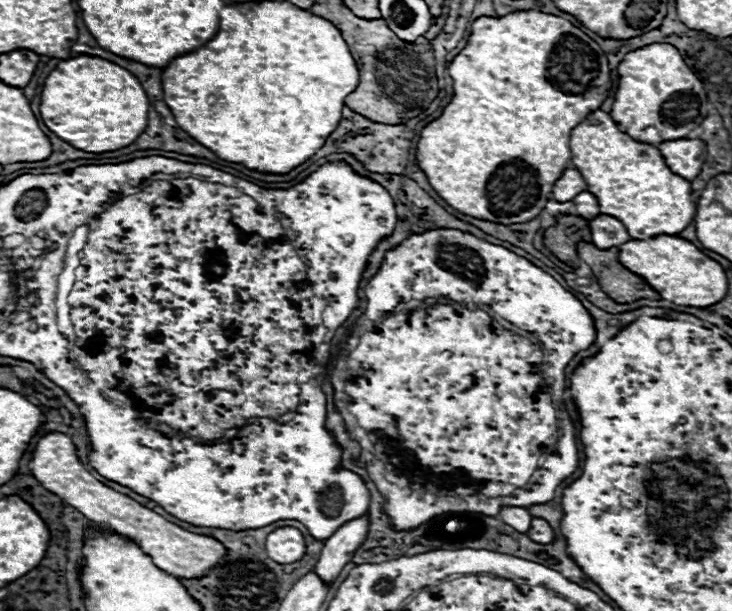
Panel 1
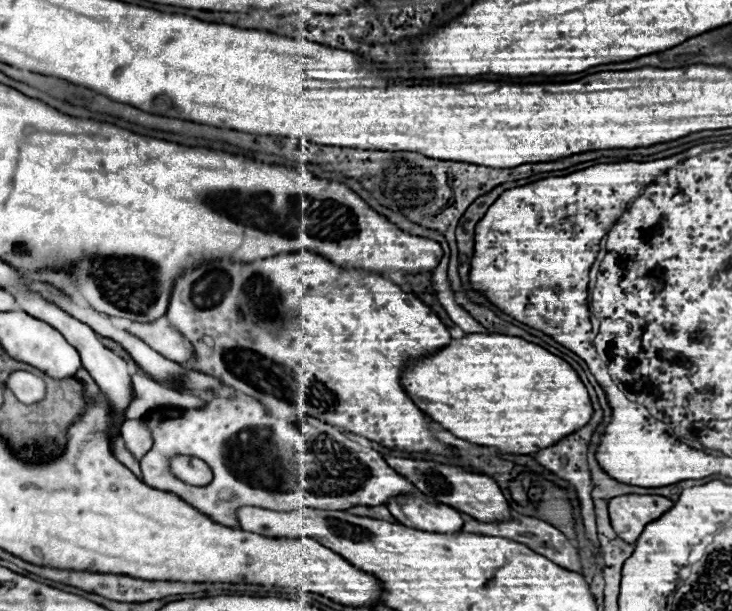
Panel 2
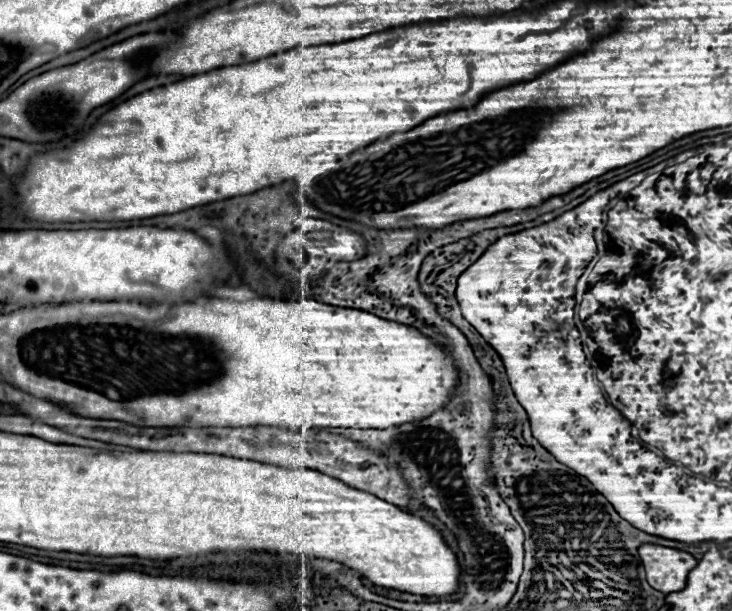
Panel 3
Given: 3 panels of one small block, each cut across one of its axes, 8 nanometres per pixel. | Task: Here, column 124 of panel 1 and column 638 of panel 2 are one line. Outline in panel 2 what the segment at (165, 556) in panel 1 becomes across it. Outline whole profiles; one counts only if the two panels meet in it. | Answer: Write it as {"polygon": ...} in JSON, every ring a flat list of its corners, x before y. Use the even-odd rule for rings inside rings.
{"polygon":[[626,494,610,500,610,524,618,538,634,544,644,526,658,520,674,504,664,496,638,496]]}

